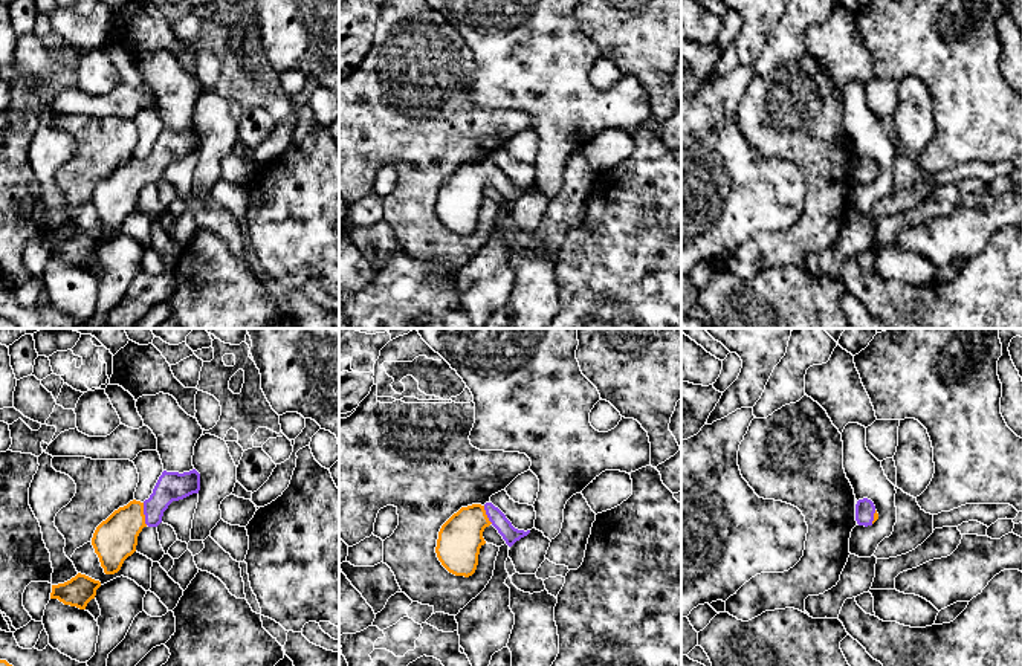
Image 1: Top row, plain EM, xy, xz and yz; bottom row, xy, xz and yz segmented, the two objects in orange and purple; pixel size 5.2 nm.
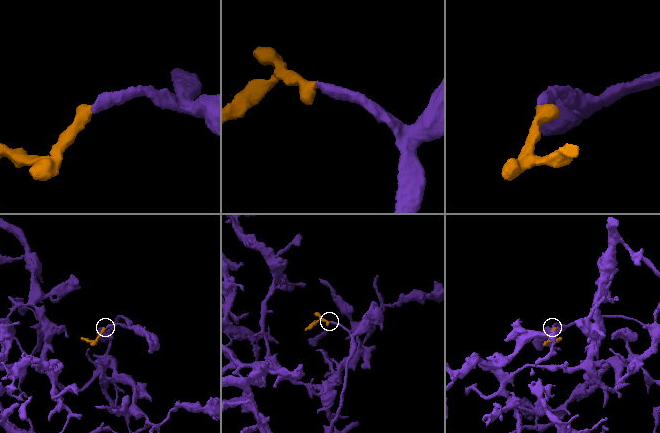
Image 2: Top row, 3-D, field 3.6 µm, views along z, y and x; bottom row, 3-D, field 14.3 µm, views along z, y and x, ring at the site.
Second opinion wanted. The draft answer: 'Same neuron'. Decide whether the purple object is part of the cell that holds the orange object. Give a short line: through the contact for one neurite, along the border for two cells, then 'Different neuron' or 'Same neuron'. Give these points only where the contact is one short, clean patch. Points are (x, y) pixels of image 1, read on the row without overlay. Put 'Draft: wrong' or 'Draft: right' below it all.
Line: xy (115, 197), (142, 171), (171, 144). Same neuron
Draft: right

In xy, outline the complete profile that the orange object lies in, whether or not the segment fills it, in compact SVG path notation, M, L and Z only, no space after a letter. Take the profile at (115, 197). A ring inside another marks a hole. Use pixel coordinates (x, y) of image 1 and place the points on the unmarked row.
M196 127L183 131L163 128L148 157L144 160L133 157L115 168L96 185L92 196L104 231L118 231L124 218L136 209L142 186L157 185L173 159L199 151L199 148L200 131Z

